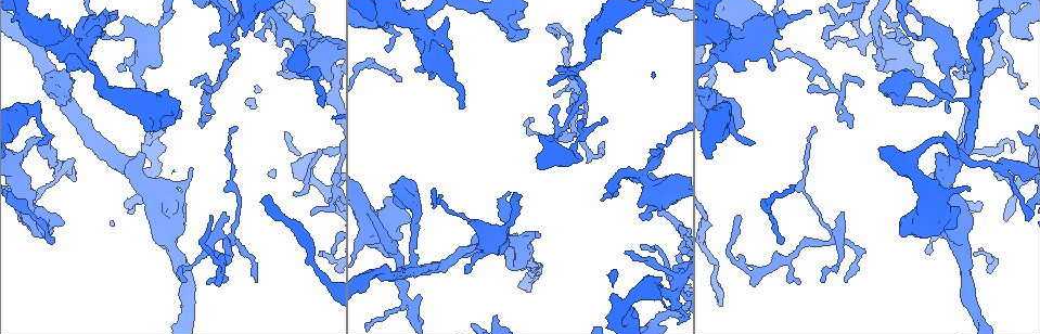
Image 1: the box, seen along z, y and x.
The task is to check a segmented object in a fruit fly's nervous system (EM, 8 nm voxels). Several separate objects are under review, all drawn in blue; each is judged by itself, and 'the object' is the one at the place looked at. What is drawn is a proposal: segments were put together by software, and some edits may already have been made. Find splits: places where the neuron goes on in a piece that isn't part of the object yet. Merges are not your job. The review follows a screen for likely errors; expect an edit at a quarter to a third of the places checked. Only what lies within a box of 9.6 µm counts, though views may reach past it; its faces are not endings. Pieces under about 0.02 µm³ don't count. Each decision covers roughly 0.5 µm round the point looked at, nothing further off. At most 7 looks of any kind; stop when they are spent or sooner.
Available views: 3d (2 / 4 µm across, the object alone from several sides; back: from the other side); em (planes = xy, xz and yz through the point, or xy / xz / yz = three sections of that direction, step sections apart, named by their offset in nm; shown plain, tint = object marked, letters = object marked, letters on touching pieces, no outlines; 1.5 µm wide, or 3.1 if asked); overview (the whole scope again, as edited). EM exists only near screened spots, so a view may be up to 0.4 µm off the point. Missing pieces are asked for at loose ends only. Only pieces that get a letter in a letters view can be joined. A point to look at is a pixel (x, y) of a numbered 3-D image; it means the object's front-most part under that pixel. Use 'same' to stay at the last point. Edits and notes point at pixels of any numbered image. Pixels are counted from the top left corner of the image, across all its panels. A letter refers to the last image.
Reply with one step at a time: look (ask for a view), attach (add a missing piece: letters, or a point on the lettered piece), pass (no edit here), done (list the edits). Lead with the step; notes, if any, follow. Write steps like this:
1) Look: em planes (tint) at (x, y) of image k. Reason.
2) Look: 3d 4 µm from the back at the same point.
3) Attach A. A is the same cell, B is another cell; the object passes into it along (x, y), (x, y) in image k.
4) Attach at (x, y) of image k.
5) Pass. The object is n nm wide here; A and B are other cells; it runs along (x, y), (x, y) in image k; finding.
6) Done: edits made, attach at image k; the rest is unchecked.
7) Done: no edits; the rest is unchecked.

Look: em planes (letters) at (897, 104) of image 1.

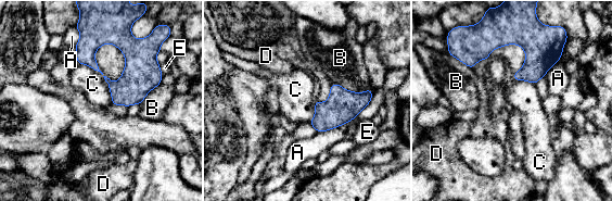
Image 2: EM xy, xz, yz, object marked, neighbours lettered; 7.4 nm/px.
Pass. The object is 240 nm wide here; A, B, C, D and E are other cells; a border runs along (78, 63), (102, 75), (113, 103) in image 2; no lettered piece goes on from it.

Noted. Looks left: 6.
Look: em xy step 8 (letters) at (38, 145) of image 1. Thin end.

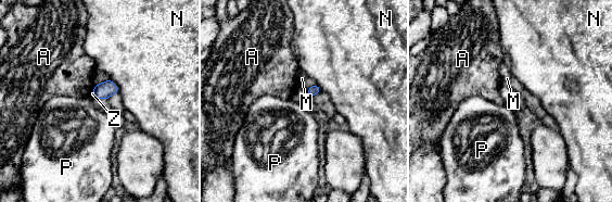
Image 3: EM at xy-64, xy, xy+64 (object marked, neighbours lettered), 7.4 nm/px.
Look: em planes (letters) at the same point. Another direction.

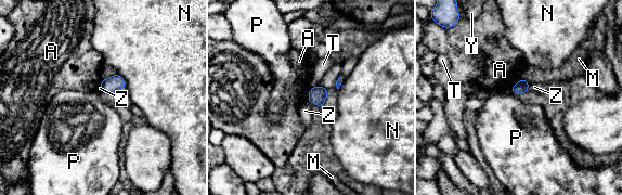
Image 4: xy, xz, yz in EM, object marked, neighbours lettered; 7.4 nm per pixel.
Pass. The object is 90 nm wide here; A, M, N, P, T, Y and Z are other cells; none of them fits.

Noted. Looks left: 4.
Look: em xz step 8 (tint) at (317, 41) of image 1.

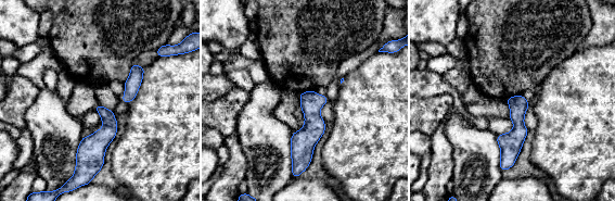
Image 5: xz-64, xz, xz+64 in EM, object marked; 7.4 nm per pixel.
Look: em xz step 8 (letters) at the same point.

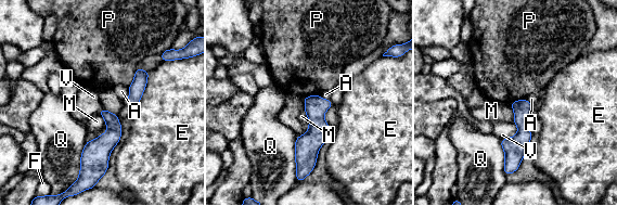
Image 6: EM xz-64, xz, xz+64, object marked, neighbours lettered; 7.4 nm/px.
Pass. The object is 110 nm wide here; A, E, F, M, P, Q and V are other cells; none of them fits.

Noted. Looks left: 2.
Done: no edits; the rest is unchecked.

